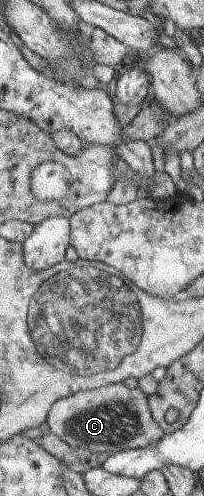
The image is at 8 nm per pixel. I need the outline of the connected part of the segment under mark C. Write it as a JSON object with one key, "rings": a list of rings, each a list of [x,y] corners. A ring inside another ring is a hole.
{"rings":[[[122,382],[95,390],[82,390],[73,396],[58,400],[50,410],[47,425],[52,434],[66,441],[70,447],[88,447],[92,451],[106,451],[106,453],[154,446],[166,435],[165,429],[162,429],[162,426],[153,418],[149,397],[138,387],[128,389]]]}

